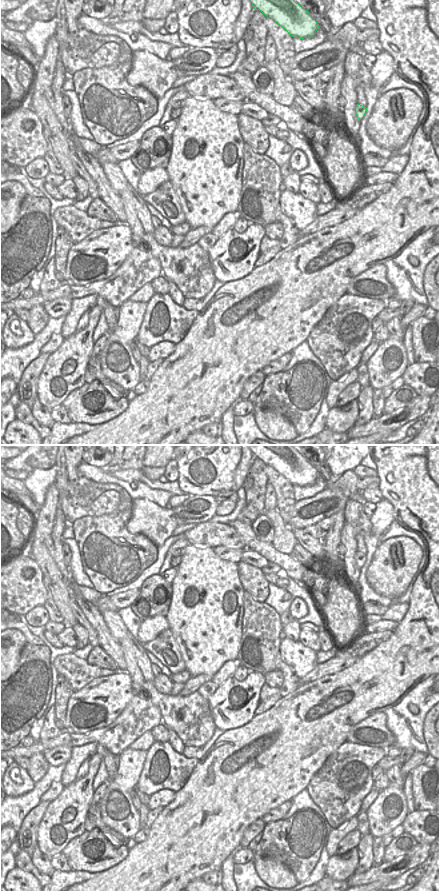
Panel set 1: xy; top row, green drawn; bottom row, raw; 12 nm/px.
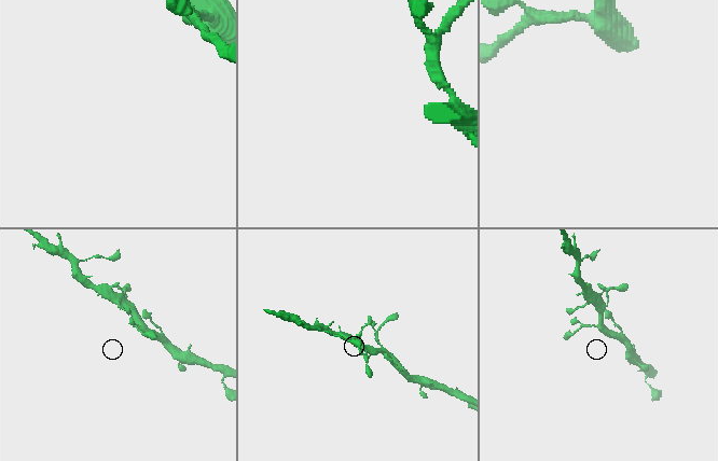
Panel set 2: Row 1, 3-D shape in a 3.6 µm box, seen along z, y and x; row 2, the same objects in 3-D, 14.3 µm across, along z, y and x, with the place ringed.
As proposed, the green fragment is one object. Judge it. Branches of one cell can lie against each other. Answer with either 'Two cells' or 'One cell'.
One cell.

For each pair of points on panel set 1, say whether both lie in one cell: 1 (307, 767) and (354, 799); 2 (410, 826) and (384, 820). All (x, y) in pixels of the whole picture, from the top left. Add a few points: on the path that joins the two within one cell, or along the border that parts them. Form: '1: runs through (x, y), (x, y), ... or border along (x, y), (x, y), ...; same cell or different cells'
1: border along (330, 754), (305, 788); different cells
2: border along (408, 813), (402, 824); different cells

